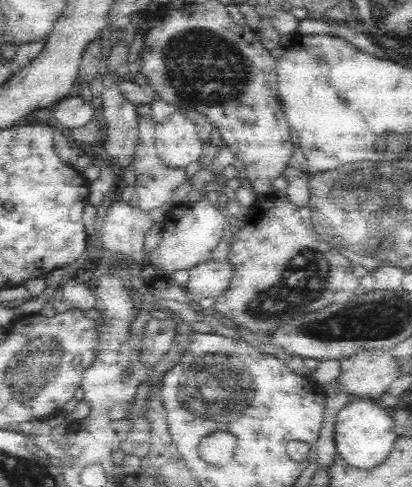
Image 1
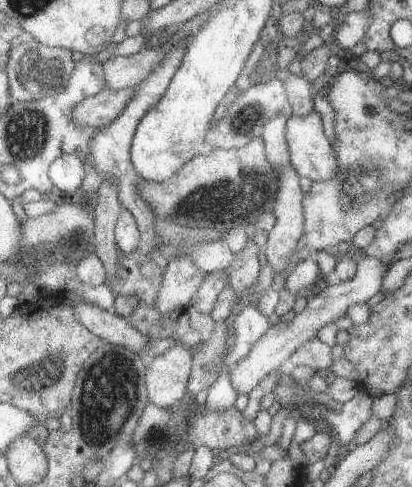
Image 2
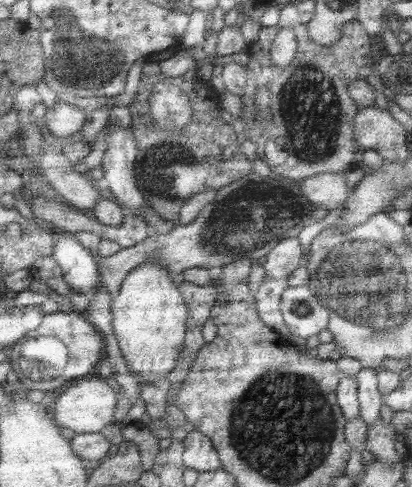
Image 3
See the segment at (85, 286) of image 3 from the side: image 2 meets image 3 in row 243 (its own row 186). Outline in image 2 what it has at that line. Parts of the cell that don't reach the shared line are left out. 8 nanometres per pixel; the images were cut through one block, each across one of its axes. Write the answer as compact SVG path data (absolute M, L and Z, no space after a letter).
M63 154L51 162L47 176L49 176L51 186L61 190L65 196L71 196L87 174L83 172L81 158L73 156L73 154Z

